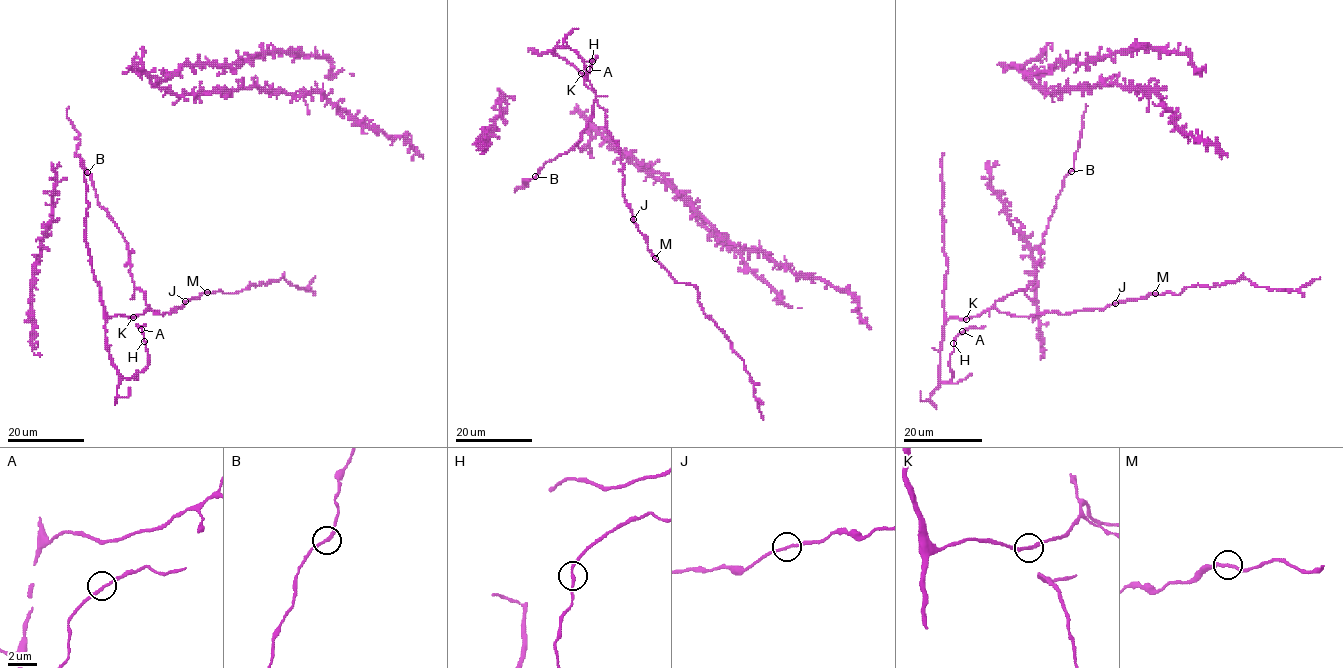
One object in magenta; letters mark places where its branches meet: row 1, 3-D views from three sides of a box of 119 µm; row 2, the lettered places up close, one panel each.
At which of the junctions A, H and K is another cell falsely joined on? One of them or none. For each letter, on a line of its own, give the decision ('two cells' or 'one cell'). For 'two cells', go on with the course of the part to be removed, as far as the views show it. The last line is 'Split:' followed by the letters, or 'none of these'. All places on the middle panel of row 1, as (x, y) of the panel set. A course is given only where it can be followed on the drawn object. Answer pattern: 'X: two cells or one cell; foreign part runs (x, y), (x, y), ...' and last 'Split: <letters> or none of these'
A: one cell
H: one cell
K: one cell
Split: none of these

